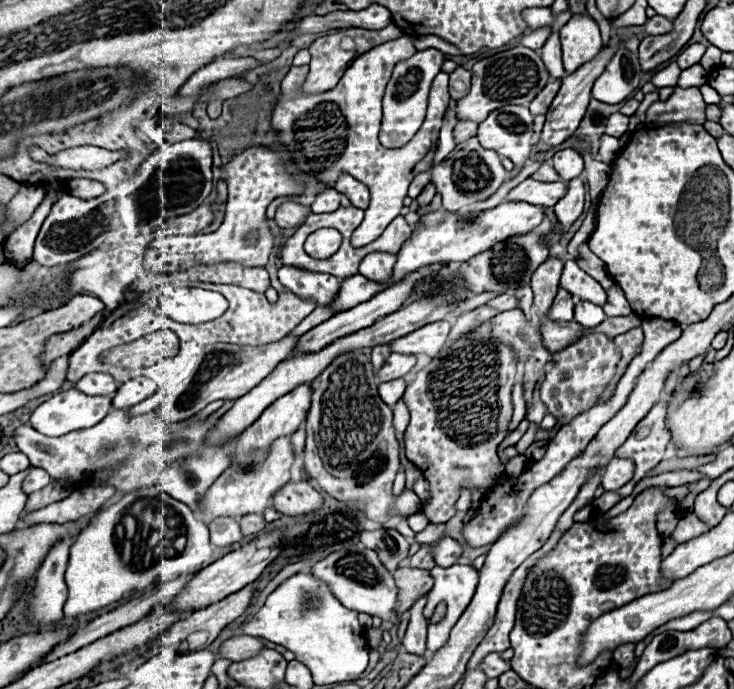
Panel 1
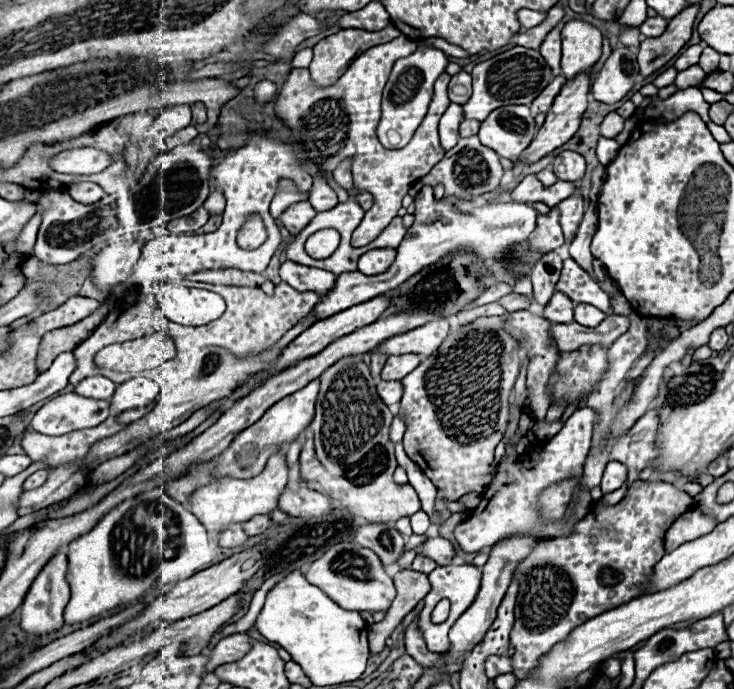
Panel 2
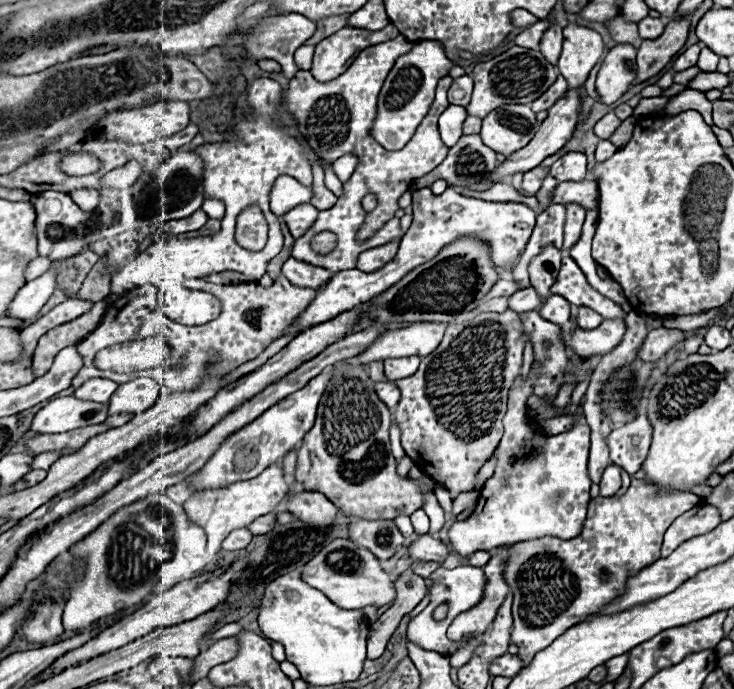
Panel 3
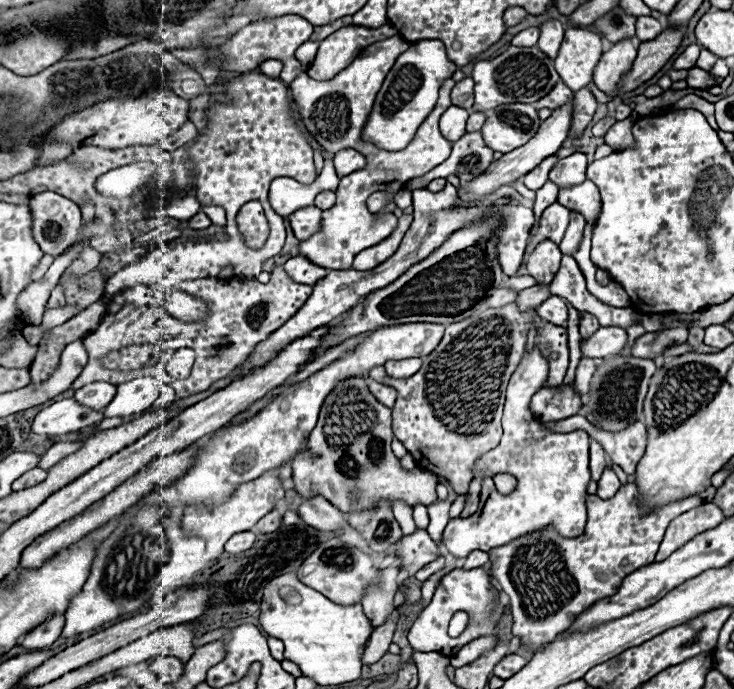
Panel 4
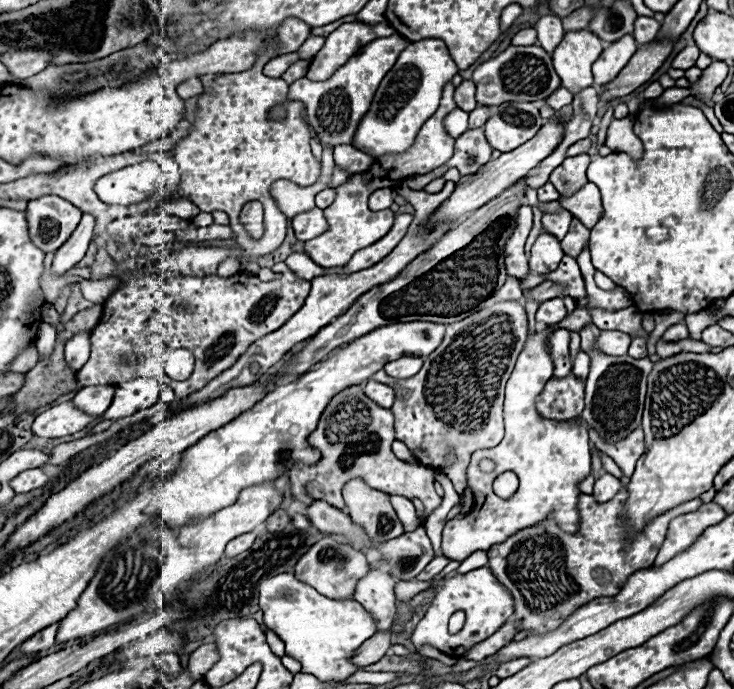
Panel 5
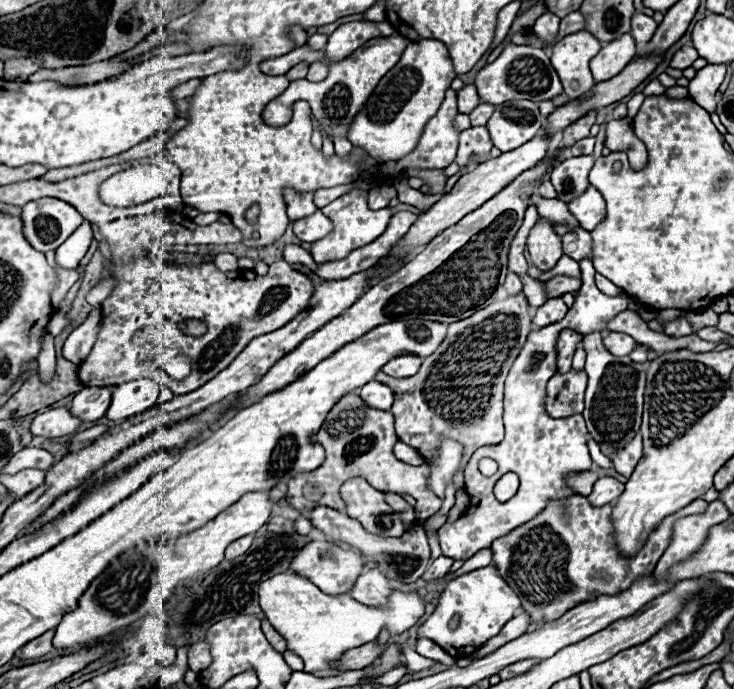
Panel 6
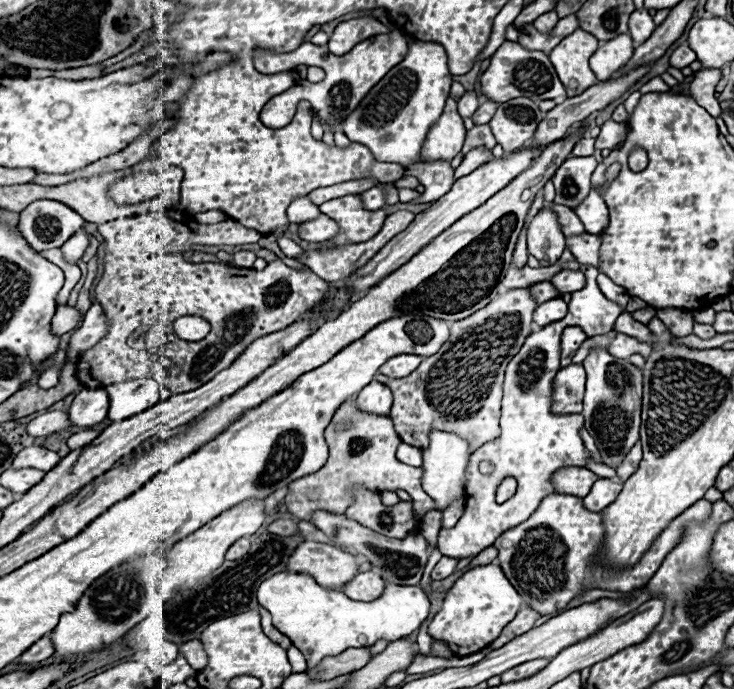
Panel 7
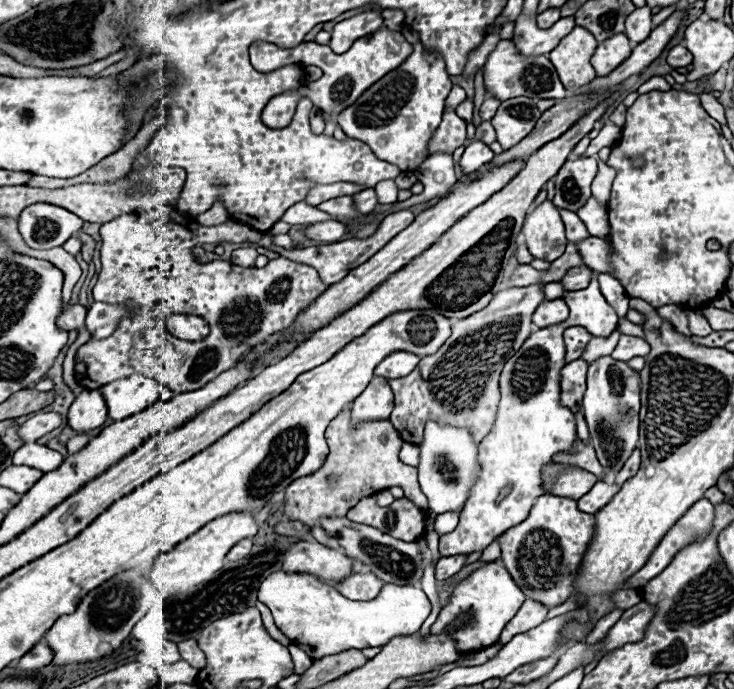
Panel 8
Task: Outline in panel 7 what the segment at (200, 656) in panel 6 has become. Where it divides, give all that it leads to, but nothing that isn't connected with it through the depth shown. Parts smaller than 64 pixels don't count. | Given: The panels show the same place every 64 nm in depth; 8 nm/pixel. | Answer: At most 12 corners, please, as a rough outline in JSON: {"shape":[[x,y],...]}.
{"shape":[[200,640],[180,646],[180,652],[196,672],[208,664]]}

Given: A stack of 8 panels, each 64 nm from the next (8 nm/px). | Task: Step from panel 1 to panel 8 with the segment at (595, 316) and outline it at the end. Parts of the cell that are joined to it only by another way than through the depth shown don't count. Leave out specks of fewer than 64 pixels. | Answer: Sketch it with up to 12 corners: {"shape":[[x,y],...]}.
{"shape":[[588,362],[582,412],[610,480],[640,428],[640,374]]}

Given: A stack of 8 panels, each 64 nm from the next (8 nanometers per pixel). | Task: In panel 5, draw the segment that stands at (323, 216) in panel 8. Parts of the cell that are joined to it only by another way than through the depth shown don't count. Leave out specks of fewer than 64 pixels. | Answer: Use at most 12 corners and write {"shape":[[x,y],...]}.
{"shape":[[326,146],[322,175],[304,188],[276,180],[272,196],[286,218],[314,206],[314,196],[328,188],[334,166]]}

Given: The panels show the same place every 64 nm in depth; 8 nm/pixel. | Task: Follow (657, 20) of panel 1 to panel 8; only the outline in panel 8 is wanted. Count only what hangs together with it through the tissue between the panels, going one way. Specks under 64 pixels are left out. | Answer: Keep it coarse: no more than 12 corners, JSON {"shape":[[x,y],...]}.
{"shape":[[650,8],[626,18],[626,36],[640,44],[652,32]]}

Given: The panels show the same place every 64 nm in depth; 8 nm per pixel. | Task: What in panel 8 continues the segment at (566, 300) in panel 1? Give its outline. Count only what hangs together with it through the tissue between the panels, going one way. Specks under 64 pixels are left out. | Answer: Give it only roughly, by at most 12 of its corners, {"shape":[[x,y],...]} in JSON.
{"shape":[[562,298],[544,300],[534,312],[534,324],[546,328],[568,318]]}

